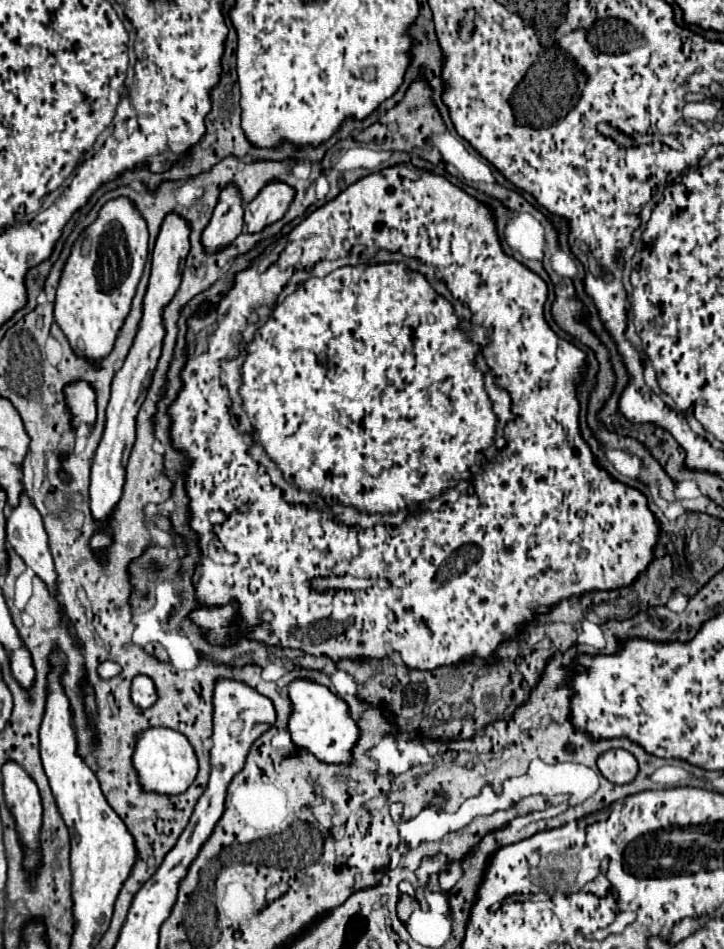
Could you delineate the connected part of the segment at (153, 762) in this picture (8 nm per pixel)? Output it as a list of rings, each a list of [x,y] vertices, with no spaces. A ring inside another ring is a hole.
[[[149,727],[137,735],[135,751],[133,751],[133,767],[139,777],[139,785],[143,791],[161,793],[161,795],[179,795],[183,793],[197,775],[197,757],[191,749],[187,737],[179,731],[171,731],[167,727]]]

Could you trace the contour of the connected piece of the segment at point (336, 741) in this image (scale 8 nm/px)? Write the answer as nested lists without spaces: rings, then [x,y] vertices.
[[[293,679],[287,685],[291,701],[291,713],[287,721],[287,733],[297,749],[305,749],[315,755],[321,763],[353,763],[353,747],[357,745],[361,731],[357,721],[349,713],[349,705],[333,695],[325,685],[309,679]]]

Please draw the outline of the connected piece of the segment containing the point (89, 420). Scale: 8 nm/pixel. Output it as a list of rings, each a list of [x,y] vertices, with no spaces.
[[[85,381],[67,385],[67,407],[73,415],[73,427],[81,423],[87,423],[91,427],[95,423],[95,393],[91,385]]]

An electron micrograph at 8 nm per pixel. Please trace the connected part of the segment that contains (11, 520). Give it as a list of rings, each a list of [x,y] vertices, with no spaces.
[[[23,493],[23,501],[11,509],[7,517],[7,541],[21,555],[27,567],[47,585],[49,593],[57,595],[57,571],[49,551],[47,533],[41,521],[39,511],[31,505],[27,493]]]

